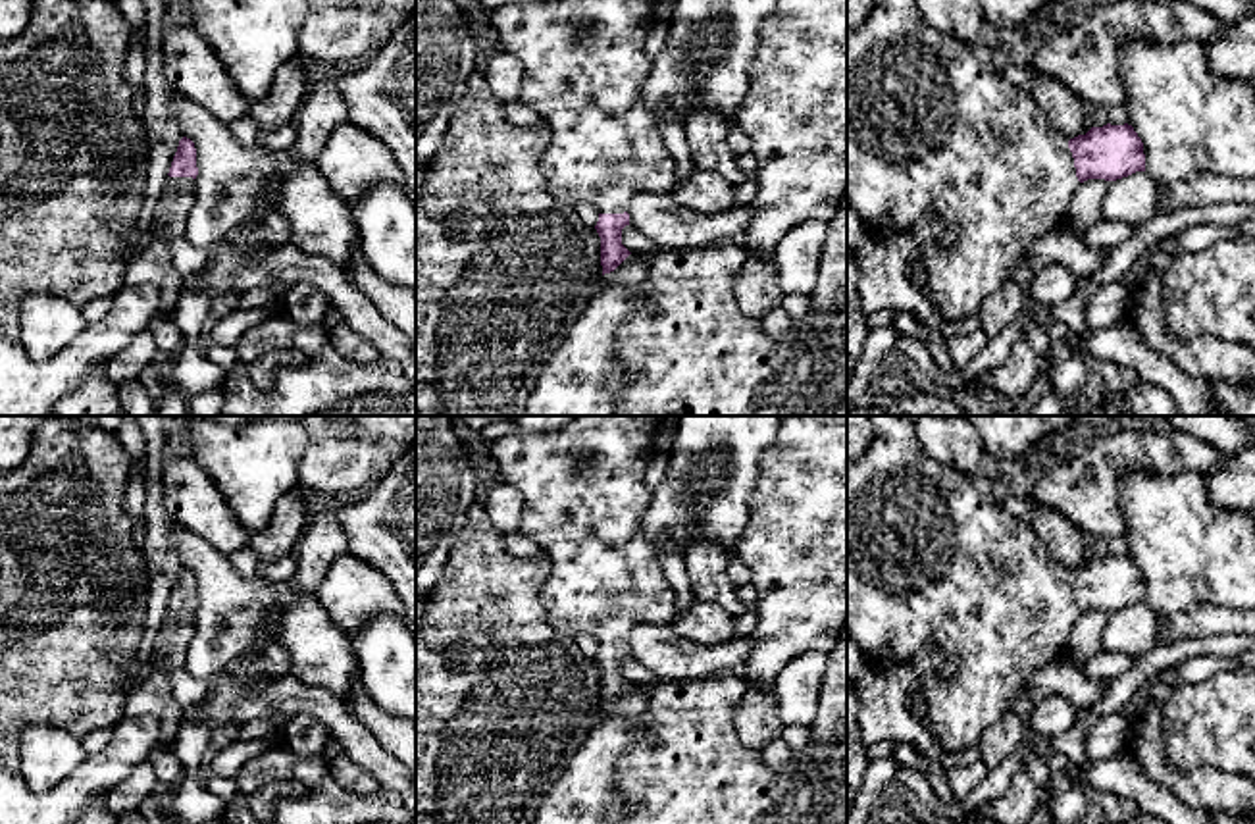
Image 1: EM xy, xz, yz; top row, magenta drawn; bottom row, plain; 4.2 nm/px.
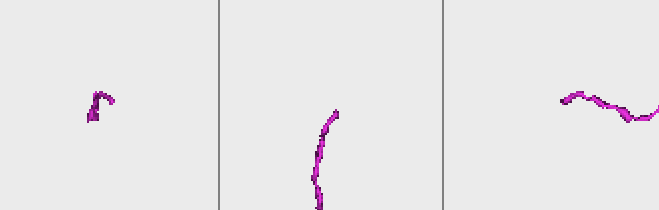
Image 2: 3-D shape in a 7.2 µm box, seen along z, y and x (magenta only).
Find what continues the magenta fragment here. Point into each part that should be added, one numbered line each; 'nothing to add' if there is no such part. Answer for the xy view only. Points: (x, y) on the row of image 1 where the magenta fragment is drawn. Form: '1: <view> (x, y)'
1: xy (174, 183)

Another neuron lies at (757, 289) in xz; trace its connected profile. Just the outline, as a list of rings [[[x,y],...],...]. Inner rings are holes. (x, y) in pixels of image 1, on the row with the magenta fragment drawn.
[[[772,254],[766,258],[747,258],[735,279],[735,298],[739,310],[758,323],[774,306],[781,304],[783,295]]]

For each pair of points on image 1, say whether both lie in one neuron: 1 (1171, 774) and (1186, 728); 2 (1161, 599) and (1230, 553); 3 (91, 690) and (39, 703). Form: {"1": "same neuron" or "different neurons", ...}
{"1": "different neurons", "2": "same neuron", "3": "same neuron"}

